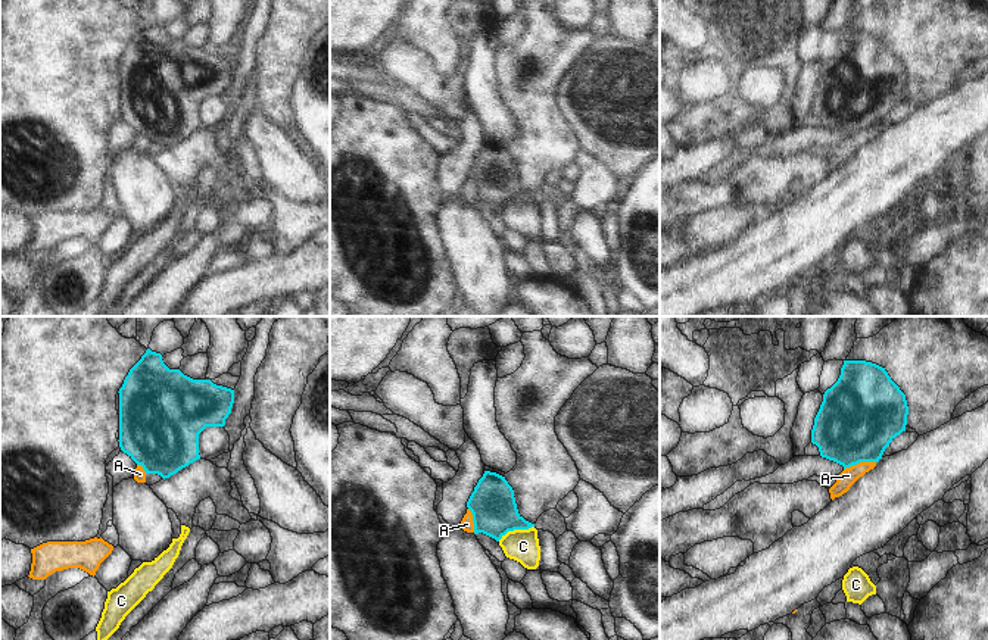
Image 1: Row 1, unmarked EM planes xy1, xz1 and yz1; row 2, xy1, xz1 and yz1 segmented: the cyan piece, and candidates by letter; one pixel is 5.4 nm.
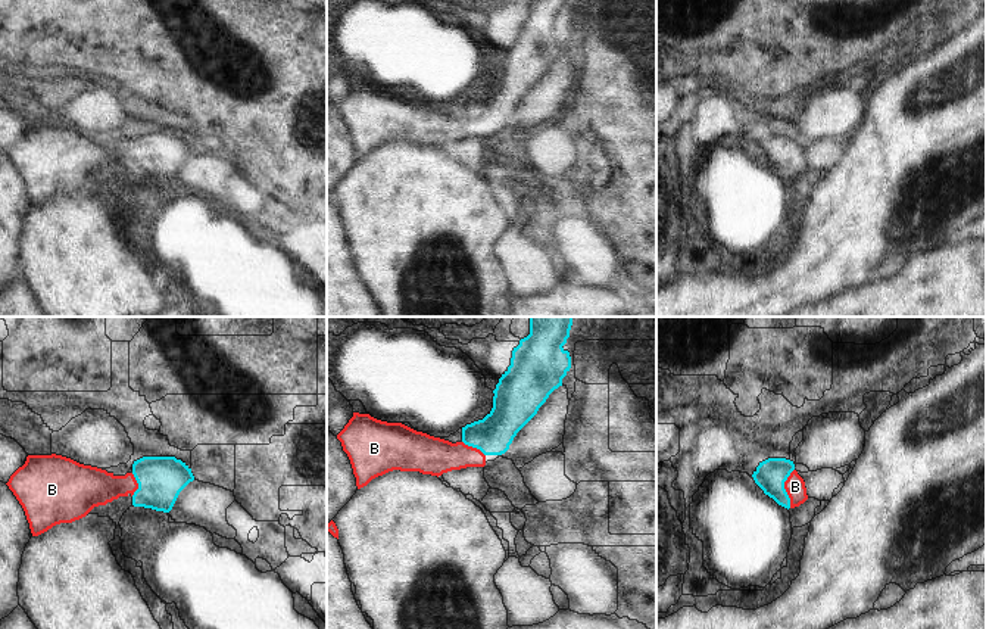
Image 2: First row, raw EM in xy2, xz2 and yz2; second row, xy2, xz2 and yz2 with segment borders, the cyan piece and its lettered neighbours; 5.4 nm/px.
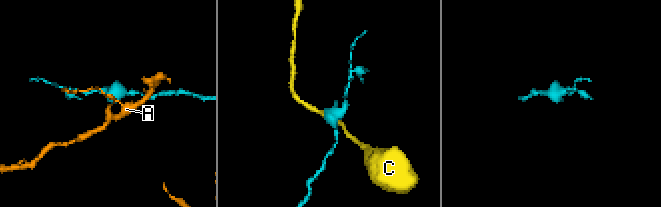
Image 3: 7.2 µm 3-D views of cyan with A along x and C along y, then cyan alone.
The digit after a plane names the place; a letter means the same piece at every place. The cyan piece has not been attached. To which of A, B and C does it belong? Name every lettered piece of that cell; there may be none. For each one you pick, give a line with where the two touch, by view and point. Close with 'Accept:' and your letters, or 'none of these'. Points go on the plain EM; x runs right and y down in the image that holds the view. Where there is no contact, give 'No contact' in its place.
B: Touches cyan at yz2 (783, 158)
Accept: B

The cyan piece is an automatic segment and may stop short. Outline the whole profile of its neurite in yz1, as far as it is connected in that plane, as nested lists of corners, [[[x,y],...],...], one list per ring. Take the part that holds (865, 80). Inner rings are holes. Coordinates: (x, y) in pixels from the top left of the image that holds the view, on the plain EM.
[[[844,31],[838,51],[823,65],[811,100],[811,113],[819,118],[822,128],[842,135],[844,140],[860,132],[879,132],[889,113],[906,102],[907,85],[906,65],[891,50],[885,38],[866,31]]]

